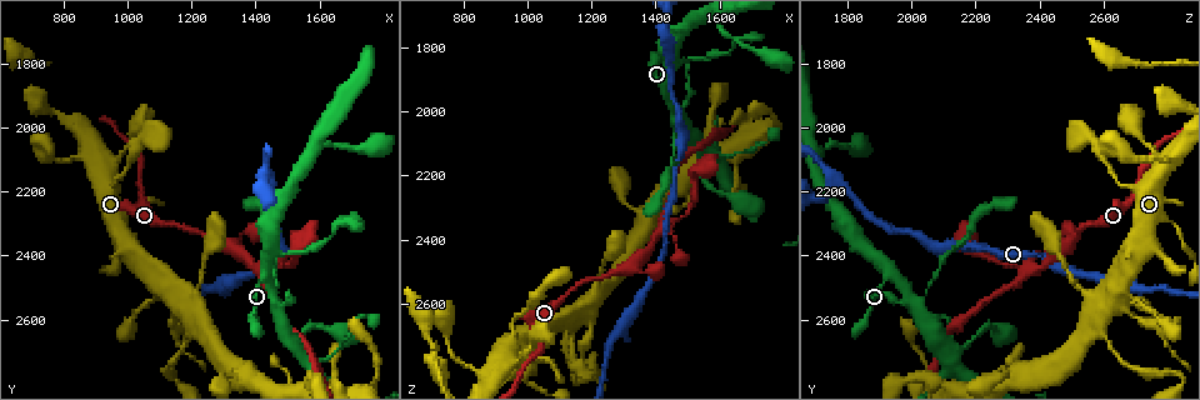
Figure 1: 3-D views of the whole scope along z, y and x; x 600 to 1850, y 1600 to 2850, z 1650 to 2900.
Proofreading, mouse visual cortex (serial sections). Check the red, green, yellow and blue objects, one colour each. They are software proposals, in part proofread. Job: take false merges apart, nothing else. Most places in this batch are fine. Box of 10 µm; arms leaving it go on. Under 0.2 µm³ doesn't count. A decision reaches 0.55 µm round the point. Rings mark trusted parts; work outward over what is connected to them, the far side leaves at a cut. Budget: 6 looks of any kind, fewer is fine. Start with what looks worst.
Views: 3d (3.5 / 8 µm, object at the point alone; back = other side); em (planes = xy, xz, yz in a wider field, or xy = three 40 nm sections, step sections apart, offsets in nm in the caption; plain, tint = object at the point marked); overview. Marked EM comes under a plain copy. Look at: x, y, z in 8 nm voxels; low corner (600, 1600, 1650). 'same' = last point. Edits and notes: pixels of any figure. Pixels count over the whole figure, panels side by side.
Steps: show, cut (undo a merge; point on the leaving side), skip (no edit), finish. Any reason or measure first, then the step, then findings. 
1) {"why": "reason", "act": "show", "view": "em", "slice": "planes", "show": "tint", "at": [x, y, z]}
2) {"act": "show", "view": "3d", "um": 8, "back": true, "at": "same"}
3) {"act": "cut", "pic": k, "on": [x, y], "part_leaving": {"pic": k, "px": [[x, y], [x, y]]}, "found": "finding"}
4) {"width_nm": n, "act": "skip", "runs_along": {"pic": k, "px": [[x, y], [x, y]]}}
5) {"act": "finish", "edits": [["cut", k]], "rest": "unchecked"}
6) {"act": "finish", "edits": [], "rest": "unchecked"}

{"why": "two arms in line, one across", "act": "show", "view": "3d", "um": 3.5, "at": [1430, 2170, 1770]}

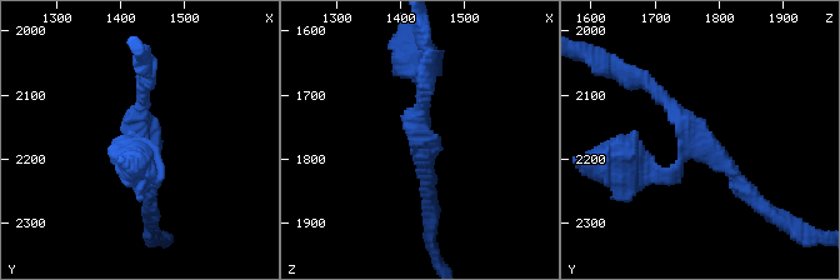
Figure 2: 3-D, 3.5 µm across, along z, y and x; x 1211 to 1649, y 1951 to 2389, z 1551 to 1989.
{"arms": 3, "arm_widths_nm": [150, 200, 200], "act": "show", "view": "em", "slice": "xy", "step": 1, "show": "tint", "at": [1435, 2185, 1765]}

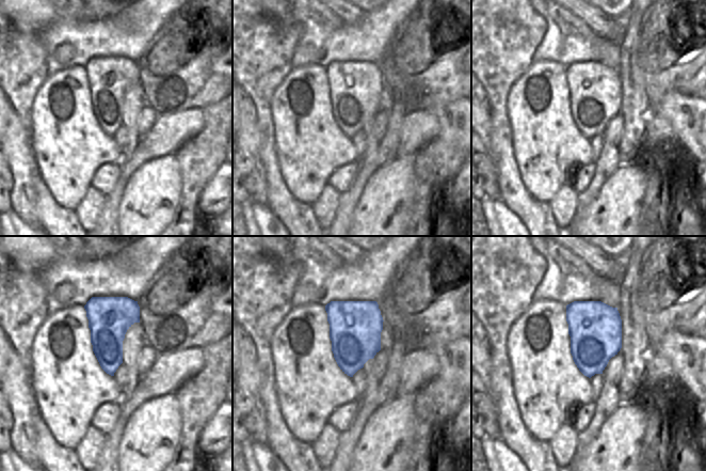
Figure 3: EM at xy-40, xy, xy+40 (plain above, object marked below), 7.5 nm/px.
{"act": "skip", "runs_along": {"pic": 2, "px": [[759, 203], [701, 145], [673, 173], [628, 173]]}, "found": "all the same cell"}

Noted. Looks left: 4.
{"why": "three arms meet", "act": "show", "view": "em", "slice": "xy", "step": 2, "show": "tint", "at": [1200, 2620, 2580]}

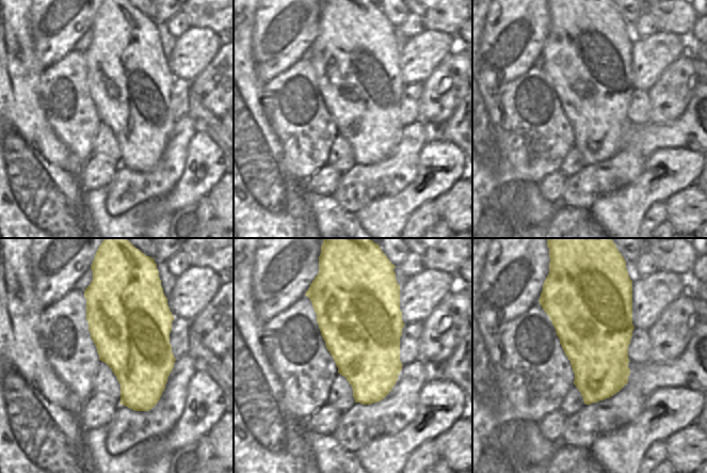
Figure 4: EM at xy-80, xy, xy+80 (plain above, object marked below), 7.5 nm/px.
{"act": "show", "view": "3d", "um": 3.5, "at": "same"}

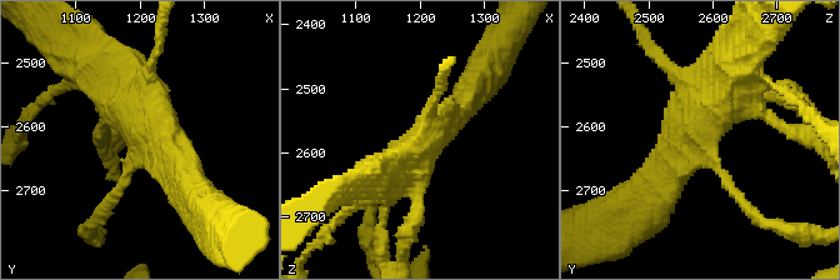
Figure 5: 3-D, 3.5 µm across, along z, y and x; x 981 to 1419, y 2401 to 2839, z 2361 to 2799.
{"act": "skip", "runs_along": {"pic": 5, "px": [[80, 61], [130, 95], [180, 169]]}, "found": "all the same cell"}

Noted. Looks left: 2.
{"why": "branch point", "act": "show", "view": "3d", "um": 3.5, "at": [1420, 2450, 2360]}

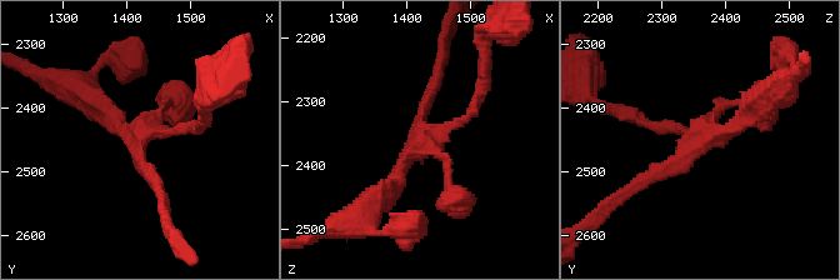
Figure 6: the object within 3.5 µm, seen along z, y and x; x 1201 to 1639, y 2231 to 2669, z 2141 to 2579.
{"why": "now the EM", "act": "show", "view": "em", "slice": "planes", "show": "tint", "at": [1420, 2440, 2365]}

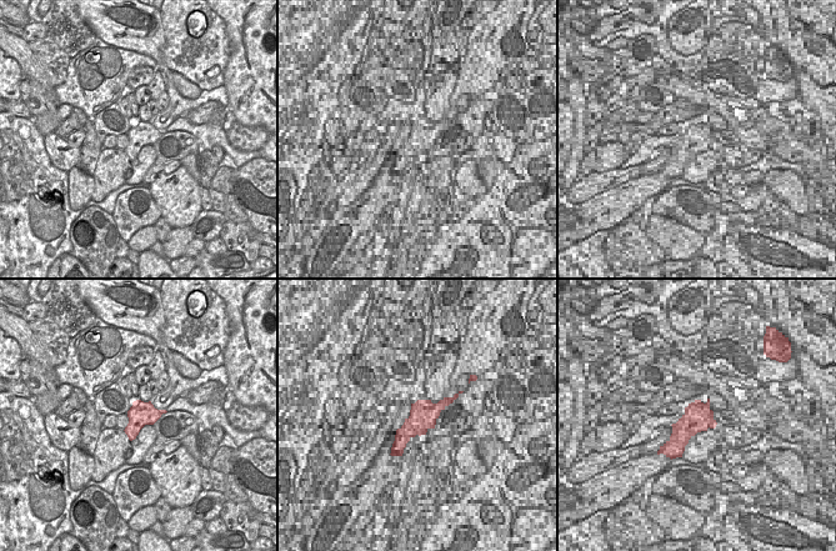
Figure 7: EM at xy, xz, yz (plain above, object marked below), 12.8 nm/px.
{"act": "skip", "runs_along": {"pic": 6, "px": [[761, 104], [718, 135], [650, 124]]}, "found": "one cell here"}

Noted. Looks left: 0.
{"act": "finish", "edits": [], "rest": "unchecked"}

